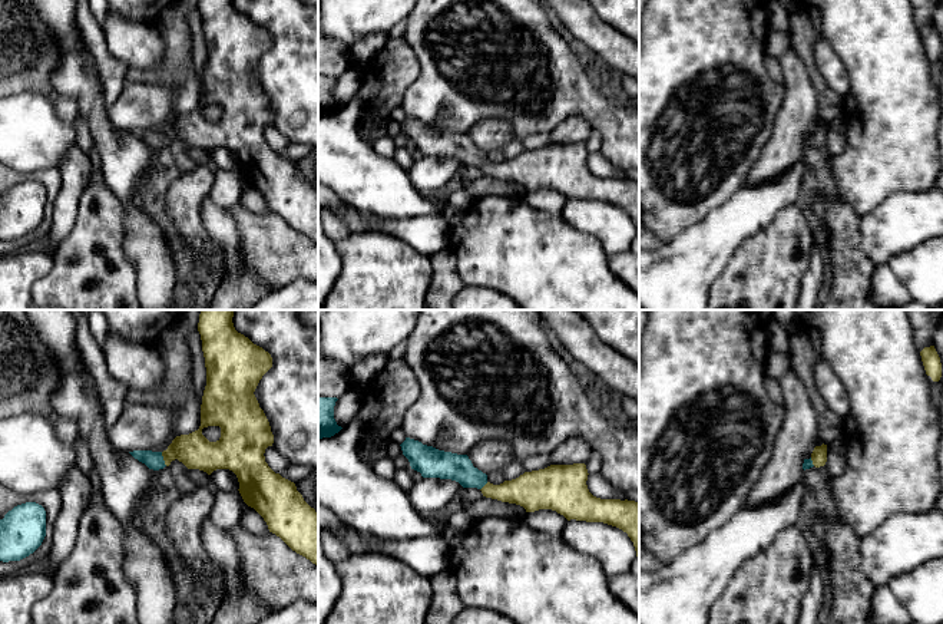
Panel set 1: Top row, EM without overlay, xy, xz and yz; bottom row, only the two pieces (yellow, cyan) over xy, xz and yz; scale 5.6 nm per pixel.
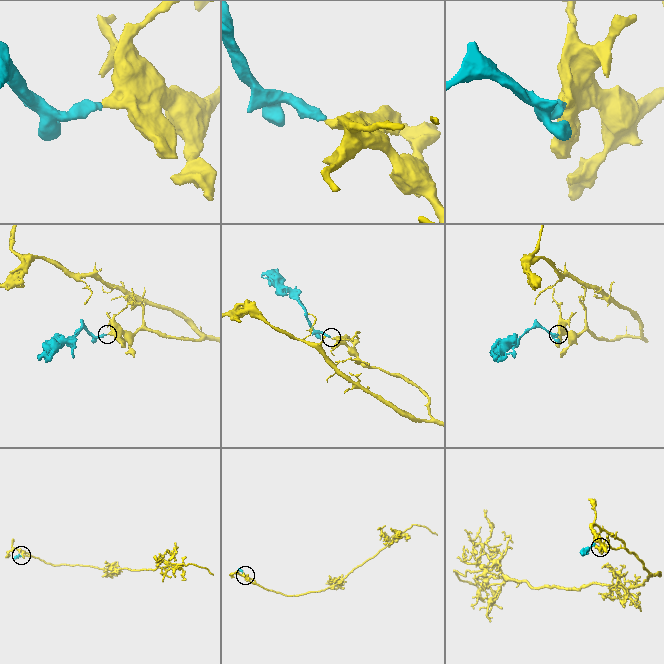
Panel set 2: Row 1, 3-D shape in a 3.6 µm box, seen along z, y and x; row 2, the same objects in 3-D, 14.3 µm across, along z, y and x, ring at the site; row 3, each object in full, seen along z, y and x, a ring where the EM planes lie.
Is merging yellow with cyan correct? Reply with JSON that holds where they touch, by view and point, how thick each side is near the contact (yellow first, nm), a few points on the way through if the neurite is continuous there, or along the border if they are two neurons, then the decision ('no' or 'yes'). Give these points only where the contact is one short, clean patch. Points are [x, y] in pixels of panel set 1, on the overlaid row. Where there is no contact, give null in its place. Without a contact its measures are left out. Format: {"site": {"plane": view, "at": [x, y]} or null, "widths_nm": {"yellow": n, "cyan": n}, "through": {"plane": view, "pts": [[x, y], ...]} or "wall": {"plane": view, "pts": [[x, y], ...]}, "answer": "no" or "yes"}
{"site": {"plane": "xy", "at": [164, 459]}, "widths_nm": {"yellow": 190, "cyan": 100}, "through": {"plane": "xy", "pts": [[194, 451], [174, 451], [164, 459], [154, 461]]}, "answer": "yes"}

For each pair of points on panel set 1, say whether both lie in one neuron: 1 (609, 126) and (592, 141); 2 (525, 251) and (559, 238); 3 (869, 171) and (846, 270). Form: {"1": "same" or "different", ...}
{"1": "different", "2": "same", "3": "different"}

